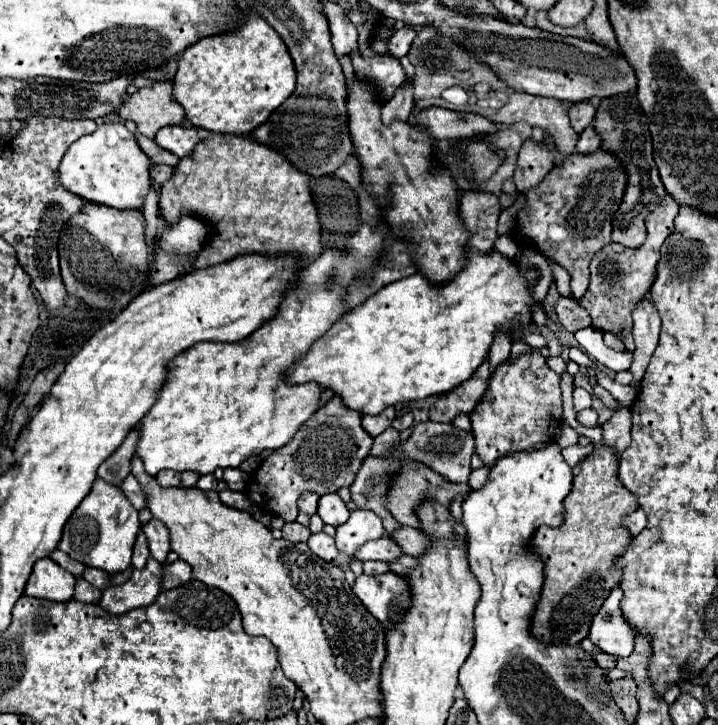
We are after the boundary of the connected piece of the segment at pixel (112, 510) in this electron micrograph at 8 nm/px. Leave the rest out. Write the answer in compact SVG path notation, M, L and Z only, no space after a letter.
M97 478L89 496L85 496L85 500L75 508L73 516L69 516L65 522L59 550L85 566L105 570L107 574L117 574L131 566L131 550L139 530L141 522L137 518L137 510L129 504L121 488Z

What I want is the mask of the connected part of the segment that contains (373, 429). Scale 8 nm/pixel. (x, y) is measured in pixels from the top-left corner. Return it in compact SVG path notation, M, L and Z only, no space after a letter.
M387 408L387 410L383 410L379 416L363 416L361 418L361 424L363 424L363 428L365 428L365 432L369 432L369 436L379 436L385 428L389 428L391 426L391 420L395 418L395 408Z

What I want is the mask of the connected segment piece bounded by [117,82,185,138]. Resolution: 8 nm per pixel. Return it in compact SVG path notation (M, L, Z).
M155 82L153 86L139 88L121 104L117 114L123 120L135 122L143 136L153 138L159 128L185 122L183 108L173 102L171 90L171 82Z

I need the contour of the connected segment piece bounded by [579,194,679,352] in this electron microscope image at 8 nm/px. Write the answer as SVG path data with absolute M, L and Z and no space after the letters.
M667 194L665 200L661 200L661 204L645 218L647 240L643 246L631 250L631 248L625 248L621 244L609 244L603 250L599 250L591 260L591 284L585 292L585 296L579 300L579 304L591 314L593 328L611 330L611 332L619 334L629 352L635 350L633 336L631 336L631 328L633 328L631 312L633 312L635 304L649 292L649 288L655 280L655 272L657 272L655 266L659 262L659 248L665 242L665 238L673 232L673 220L675 220L677 212L679 212L677 200L673 200L673 196Z

